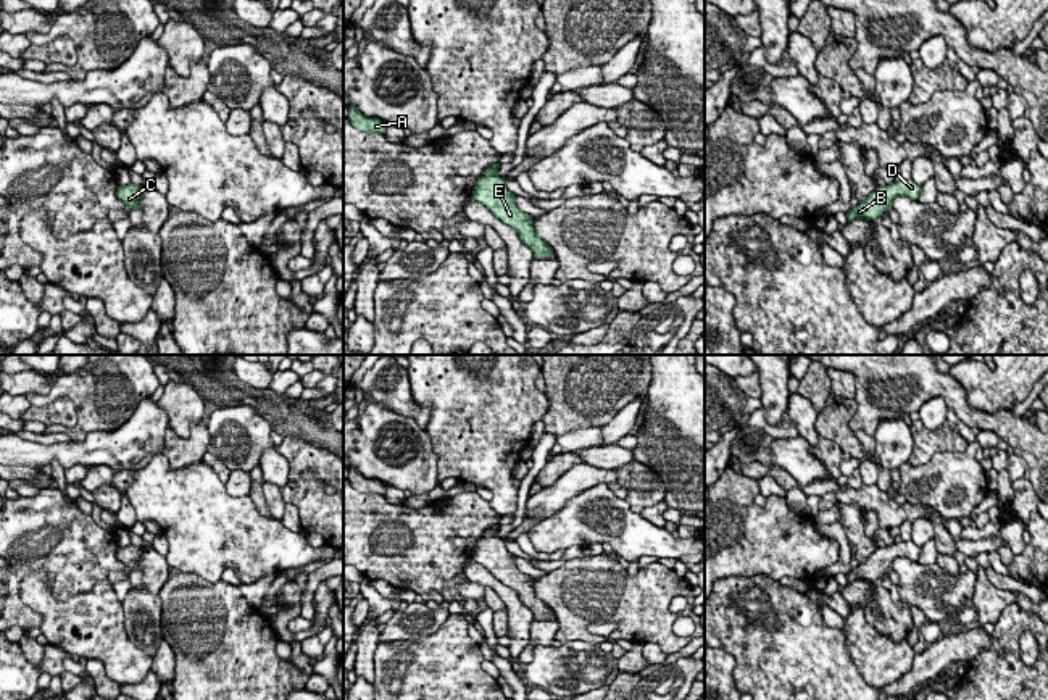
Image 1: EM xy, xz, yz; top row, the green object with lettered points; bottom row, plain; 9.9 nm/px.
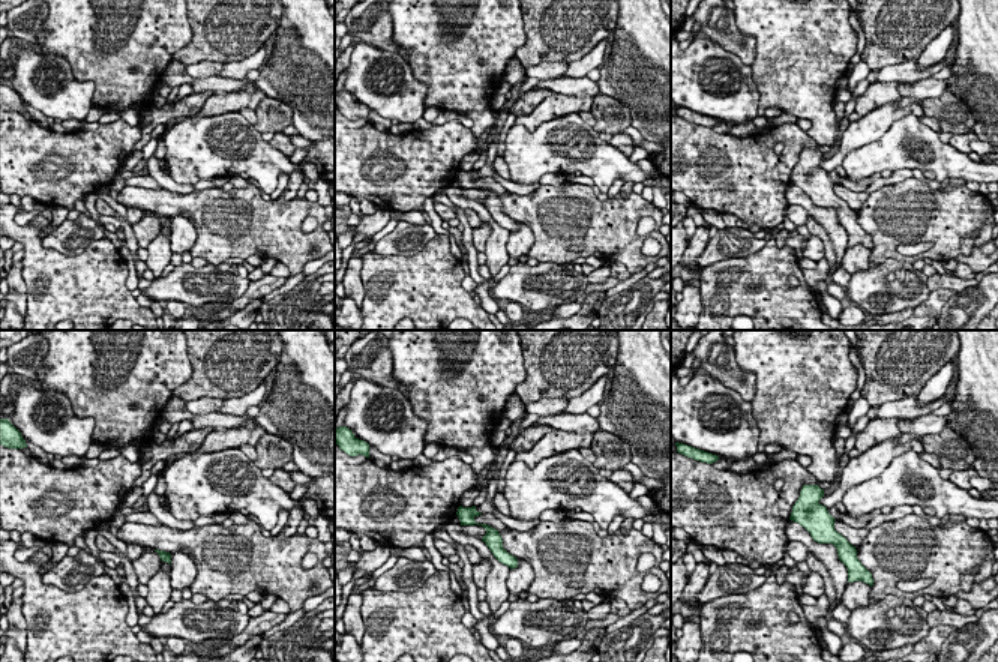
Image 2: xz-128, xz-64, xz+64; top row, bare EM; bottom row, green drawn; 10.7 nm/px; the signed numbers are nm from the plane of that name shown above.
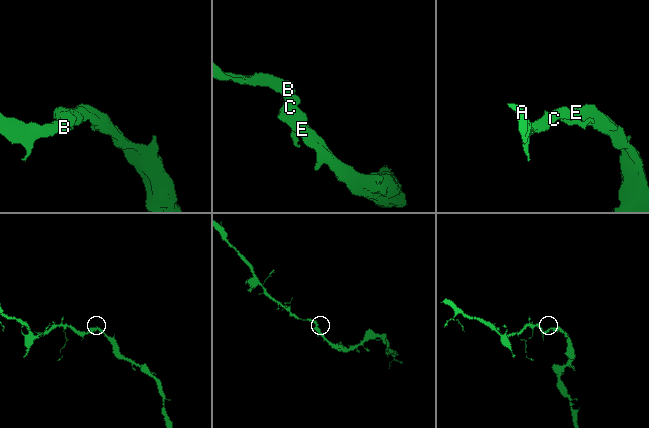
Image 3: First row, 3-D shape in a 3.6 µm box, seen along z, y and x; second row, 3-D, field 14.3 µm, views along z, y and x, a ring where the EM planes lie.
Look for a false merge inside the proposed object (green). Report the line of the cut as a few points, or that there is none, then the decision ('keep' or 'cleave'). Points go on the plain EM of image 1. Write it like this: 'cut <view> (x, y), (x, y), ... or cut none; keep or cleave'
cut none; keep

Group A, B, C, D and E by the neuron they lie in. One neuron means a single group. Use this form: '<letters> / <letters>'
A B C D E

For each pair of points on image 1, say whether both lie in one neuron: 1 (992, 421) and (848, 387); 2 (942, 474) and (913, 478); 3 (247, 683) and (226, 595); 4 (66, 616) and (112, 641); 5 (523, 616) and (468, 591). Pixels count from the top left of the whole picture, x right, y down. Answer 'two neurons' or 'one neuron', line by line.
1: two neurons
2: one neuron
3: one neuron
4: one neuron
5: two neurons

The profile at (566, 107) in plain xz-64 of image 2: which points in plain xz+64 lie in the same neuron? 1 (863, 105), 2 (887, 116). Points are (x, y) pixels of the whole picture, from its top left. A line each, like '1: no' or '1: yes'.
1: no
2: yes

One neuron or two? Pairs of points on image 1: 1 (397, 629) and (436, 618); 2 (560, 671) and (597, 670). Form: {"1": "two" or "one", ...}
{"1": "one", "2": "one"}

